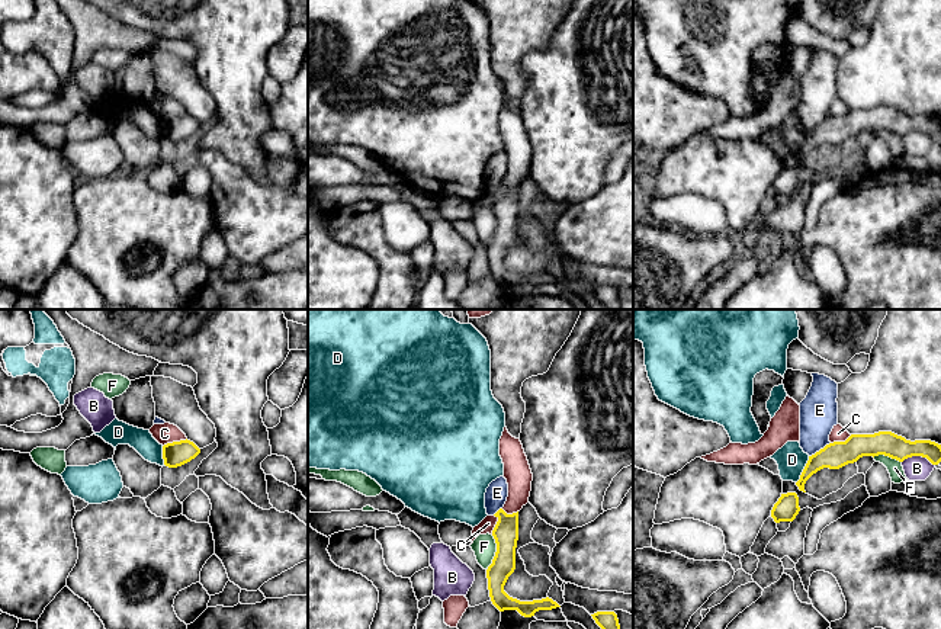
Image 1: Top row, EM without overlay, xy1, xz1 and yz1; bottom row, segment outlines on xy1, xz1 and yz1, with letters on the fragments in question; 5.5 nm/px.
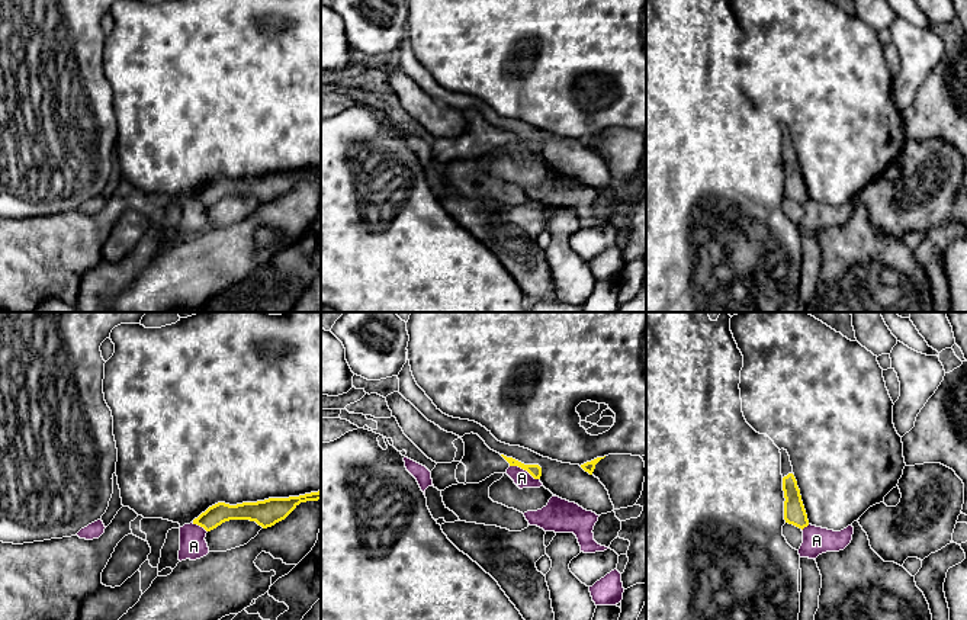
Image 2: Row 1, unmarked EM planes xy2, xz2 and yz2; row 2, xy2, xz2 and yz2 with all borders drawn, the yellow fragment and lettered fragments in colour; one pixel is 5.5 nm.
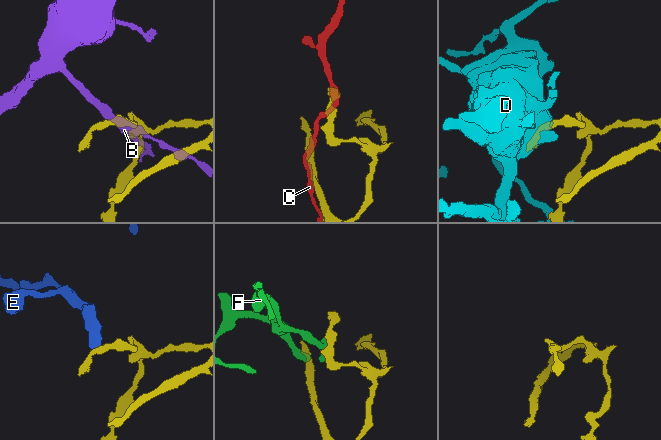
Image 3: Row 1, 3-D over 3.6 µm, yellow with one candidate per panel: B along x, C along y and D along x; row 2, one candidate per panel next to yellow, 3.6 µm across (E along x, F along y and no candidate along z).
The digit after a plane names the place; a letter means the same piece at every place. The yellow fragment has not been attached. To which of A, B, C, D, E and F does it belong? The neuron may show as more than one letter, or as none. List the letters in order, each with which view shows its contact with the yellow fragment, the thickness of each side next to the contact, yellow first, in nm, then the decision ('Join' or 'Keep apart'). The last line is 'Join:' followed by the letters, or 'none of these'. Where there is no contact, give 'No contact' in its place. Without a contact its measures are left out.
A: Touches yellow in xz2. Thickness 70 nm (yellow) against 100 nm. Keep apart
B: Touches yellow in yz1. Thickness 140 nm (yellow) against 140 nm. Keep apart
C: Touches yellow in xy1. Thickness 140 nm (yellow) against 110 nm. Keep apart
D: Touches yellow in yz1. Thickness 150 nm (yellow) against 160 nm. Keep apart
E: Touches yellow in yz1. Thickness 150 nm (yellow) against 200 nm. Keep apart
F: Touches yellow in xz1. Thickness 140 nm (yellow) against 130 nm. Keep apart
Join: none of these

